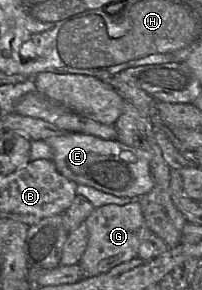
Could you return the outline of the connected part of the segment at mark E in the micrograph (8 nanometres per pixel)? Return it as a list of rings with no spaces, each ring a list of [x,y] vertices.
[[[70,133],[44,140],[53,151],[57,170],[77,184],[91,186],[117,197],[137,199],[154,187],[148,155],[118,140],[104,140],[84,133]]]

